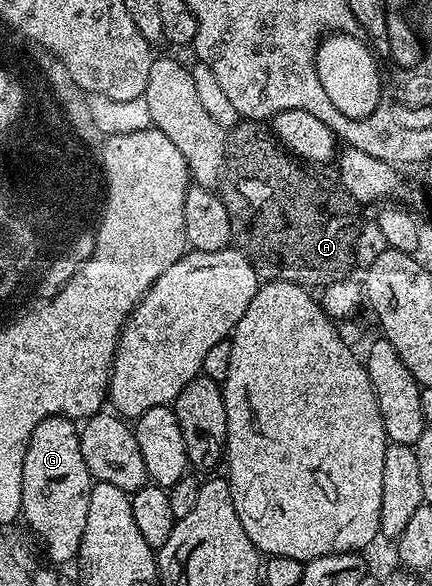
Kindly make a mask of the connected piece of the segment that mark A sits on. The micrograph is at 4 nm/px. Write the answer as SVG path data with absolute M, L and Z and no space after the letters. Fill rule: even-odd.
M240 121L232 128L229 128L226 136L226 148L224 149L224 165L222 166L222 178L220 180L220 198L222 204L228 209L228 221L232 221L232 240L233 246L237 250L243 251L248 257L248 261L253 265L254 271L259 280L269 281L292 281L296 285L307 289L325 289L338 283L351 274L350 270L355 270L354 250L356 249L356 237L360 233L364 216L363 208L355 199L344 189L344 185L333 174L325 175L323 168L318 165L311 165L293 155L274 138L269 130L266 131L261 122L258 121Z

